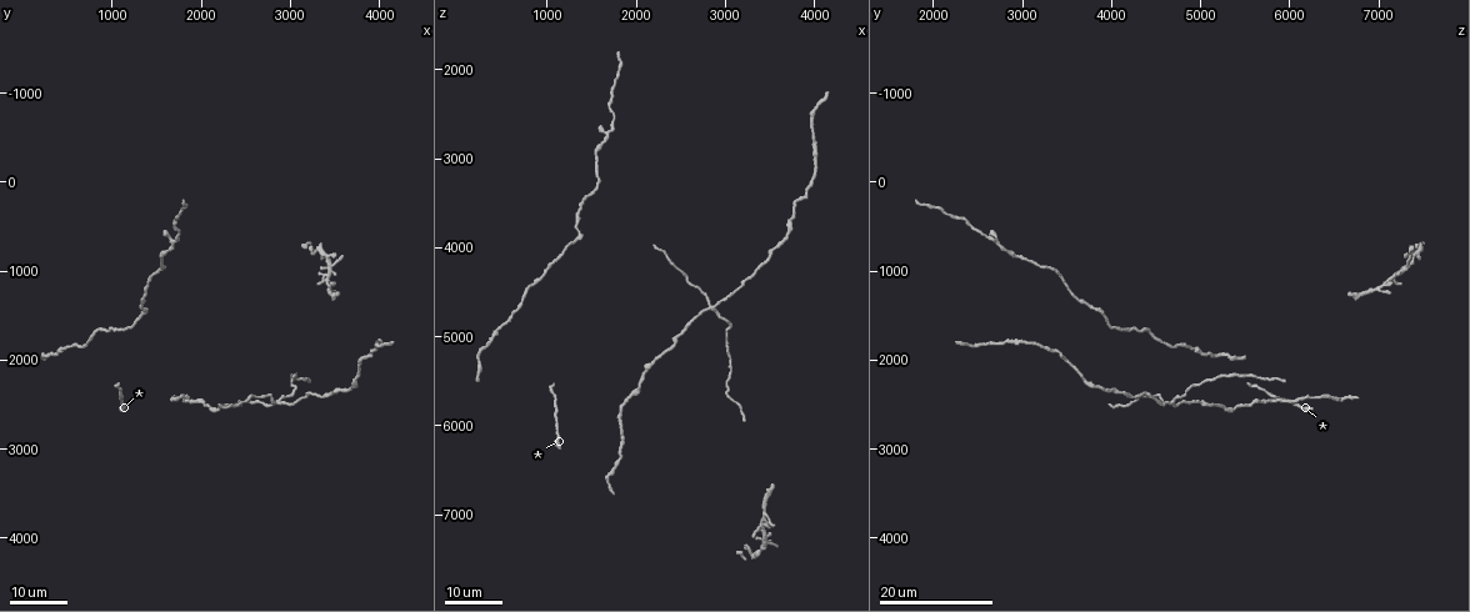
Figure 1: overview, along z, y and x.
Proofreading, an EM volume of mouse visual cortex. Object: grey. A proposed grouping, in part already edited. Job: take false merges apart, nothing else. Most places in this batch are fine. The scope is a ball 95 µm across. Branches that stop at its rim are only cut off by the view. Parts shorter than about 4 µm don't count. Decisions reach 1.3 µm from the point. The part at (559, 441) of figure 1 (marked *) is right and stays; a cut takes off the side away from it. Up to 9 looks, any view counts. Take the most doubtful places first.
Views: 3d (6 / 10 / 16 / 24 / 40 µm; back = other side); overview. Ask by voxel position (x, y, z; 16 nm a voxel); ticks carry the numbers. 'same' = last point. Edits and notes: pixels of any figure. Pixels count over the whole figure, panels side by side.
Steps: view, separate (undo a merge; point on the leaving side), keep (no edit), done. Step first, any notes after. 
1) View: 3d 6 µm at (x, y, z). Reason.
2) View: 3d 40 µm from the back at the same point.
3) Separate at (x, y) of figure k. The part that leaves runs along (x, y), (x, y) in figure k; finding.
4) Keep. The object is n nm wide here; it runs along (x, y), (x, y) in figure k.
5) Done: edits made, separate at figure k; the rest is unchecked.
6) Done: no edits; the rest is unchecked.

View: 3d 24 µm at (2850, 2450, 4700). Four-way junction.

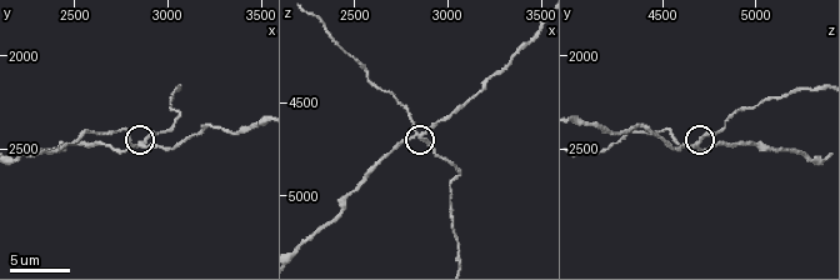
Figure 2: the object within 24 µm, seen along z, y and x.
View: 3d 10 µm at (2880, 2460, 4680).

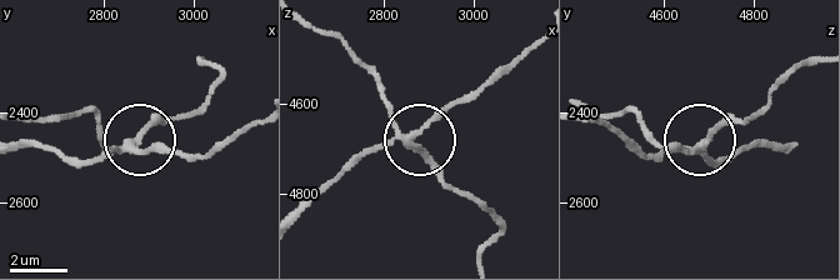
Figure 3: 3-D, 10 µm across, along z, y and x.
View: 3d 6 µm at (2875, 2470, 4685).

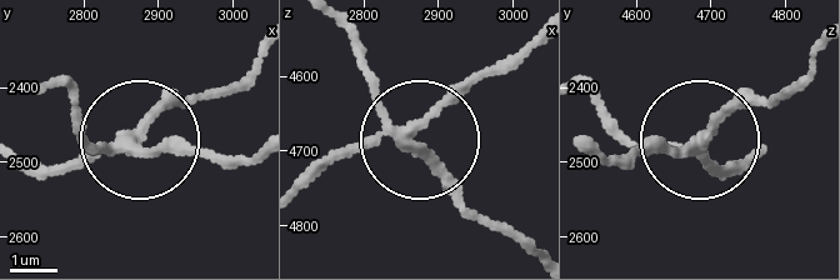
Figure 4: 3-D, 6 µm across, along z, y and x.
Separate at (164, 108) of figure 4. The object is 220 nm wide here; the part that leaves runs along (125, 141), (161, 109), (221, 89), (253, 58) in figure 4; a second neuron is stuck on.

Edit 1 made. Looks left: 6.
View: overview.

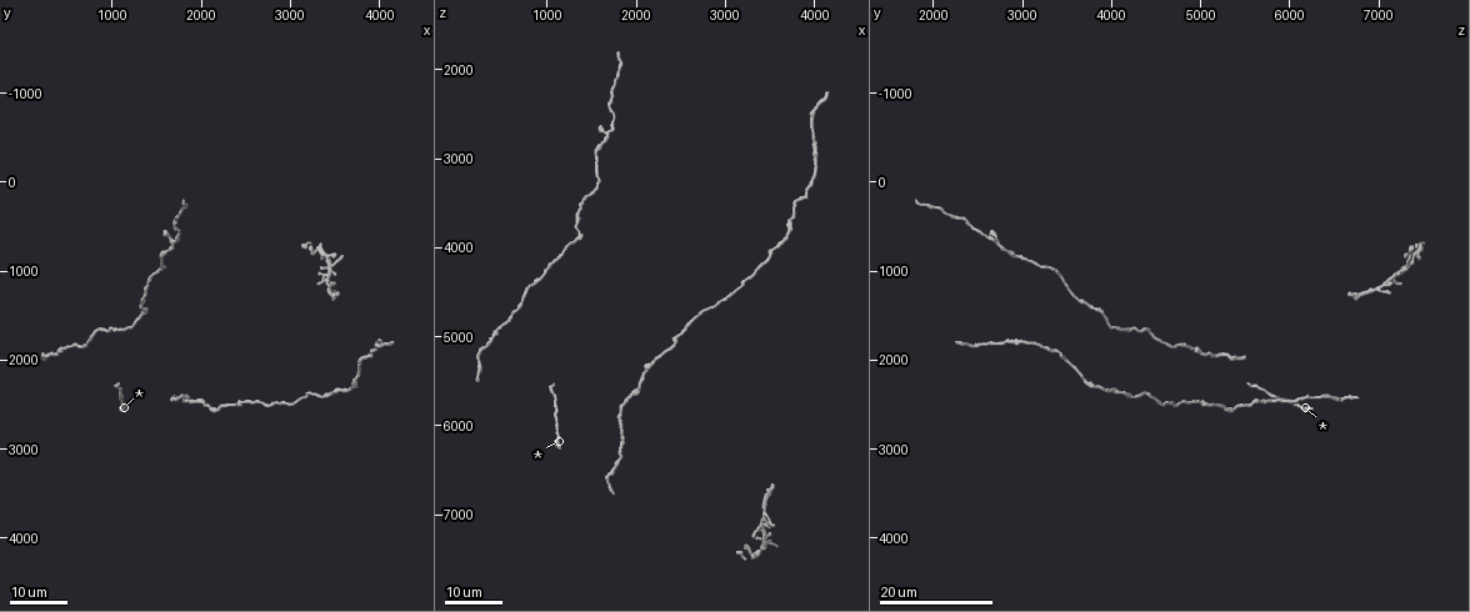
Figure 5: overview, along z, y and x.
View: 3d 16 µm at (4000, 1800, 2650). Calibre changes.

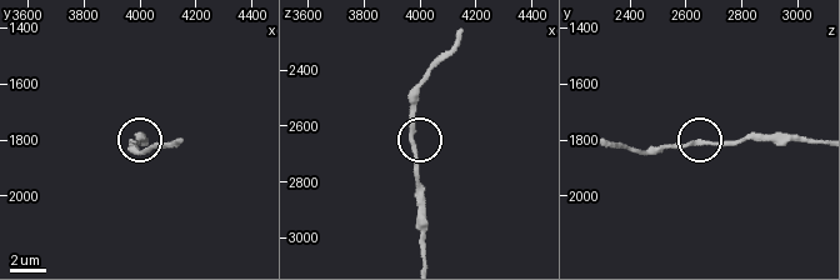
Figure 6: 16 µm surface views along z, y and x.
View: 3d 6 µm at (3980, 1810, 2610).

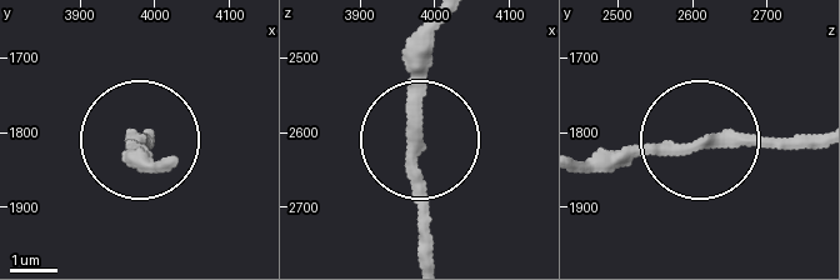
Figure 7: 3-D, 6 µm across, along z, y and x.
Keep. It runs along (818, 144), (638, 144), (583, 164) in figure 7; one neuron here.

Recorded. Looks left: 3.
View: 3d 16 µm at (2460, 2460, 4980). Three arms meet.

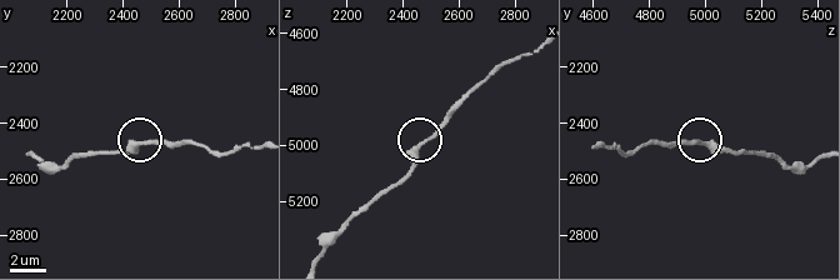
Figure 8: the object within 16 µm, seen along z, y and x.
Keep. It runs along (819, 156), (788, 165), (760, 151), (669, 143) in figure 8; all the same neuron.

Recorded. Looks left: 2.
View: 3d 16 µm at (1750, 400, 2150). Thick turns thin.

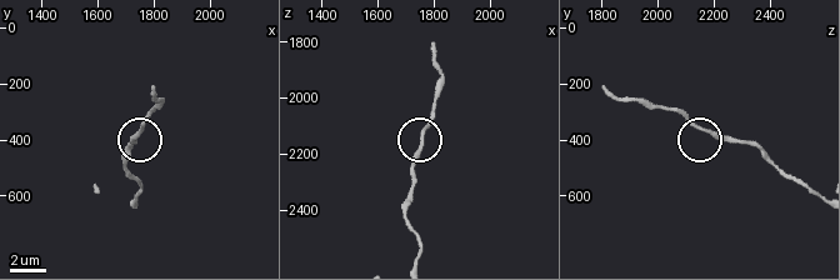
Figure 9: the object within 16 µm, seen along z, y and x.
View: 3d 6 µm at (1750, 370, 2180).

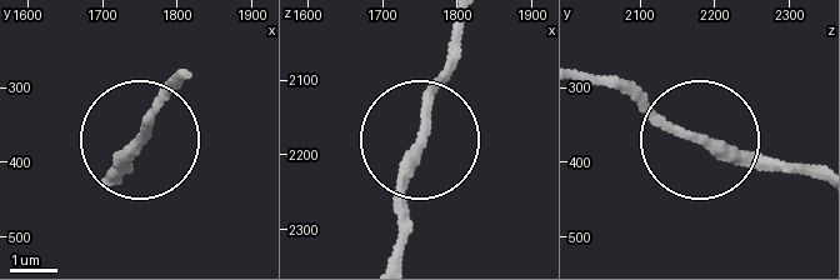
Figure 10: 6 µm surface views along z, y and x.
Keep. One neuron here.

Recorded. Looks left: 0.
Done: edits made, separate at figure 4; the rest is unchecked.

